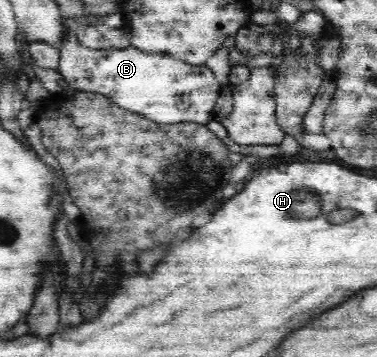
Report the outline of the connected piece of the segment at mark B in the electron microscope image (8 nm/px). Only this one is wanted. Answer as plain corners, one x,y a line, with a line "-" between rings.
64,18
68,32
66,40
59,46
60,63
58,72
69,84
71,89
77,91
91,91
104,94
109,97
117,106
143,115
149,120
161,124
175,124
176,122
198,122
206,125
215,119
215,102
221,96
221,83
217,81
215,74
206,66
189,64
185,61
176,59
167,53
147,53
135,47
124,49
103,49
93,50
79,43
76,30
70,28
71,21

